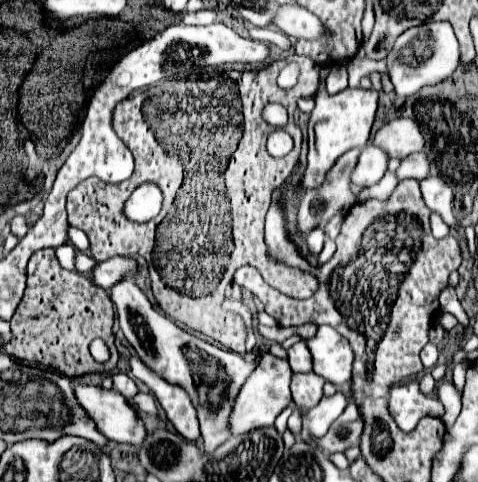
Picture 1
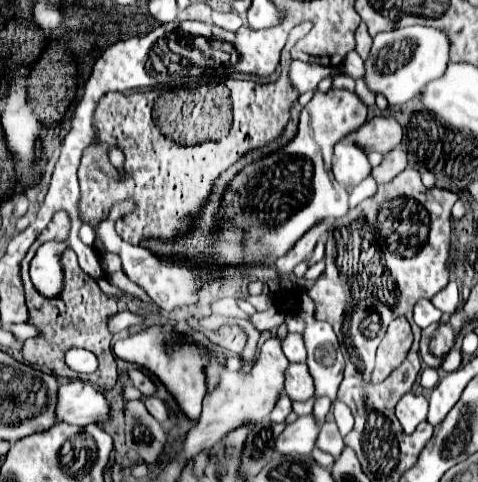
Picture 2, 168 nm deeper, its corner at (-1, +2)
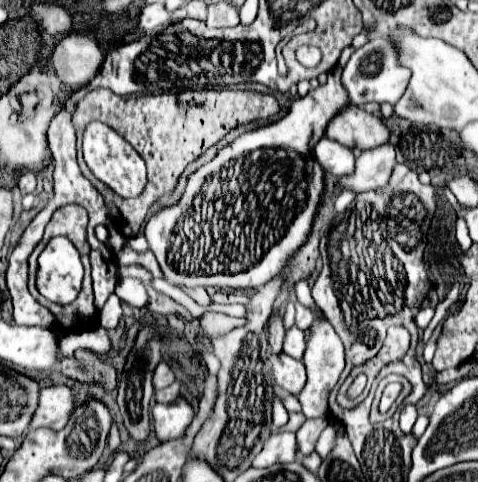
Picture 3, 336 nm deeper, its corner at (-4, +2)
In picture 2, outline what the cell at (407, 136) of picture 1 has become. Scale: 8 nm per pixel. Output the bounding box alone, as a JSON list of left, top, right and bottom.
[347,116,403,154]

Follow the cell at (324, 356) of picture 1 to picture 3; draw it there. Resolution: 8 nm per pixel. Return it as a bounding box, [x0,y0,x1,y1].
[298,320,344,418]

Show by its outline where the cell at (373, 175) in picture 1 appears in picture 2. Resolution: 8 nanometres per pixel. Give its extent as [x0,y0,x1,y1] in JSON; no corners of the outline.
[333,140,373,186]

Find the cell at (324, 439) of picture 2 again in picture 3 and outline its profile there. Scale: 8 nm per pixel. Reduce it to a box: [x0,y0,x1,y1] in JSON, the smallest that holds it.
[316,424,336,456]

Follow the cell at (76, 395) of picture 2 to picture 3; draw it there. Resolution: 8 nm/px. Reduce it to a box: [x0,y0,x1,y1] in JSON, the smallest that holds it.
[30,386,74,430]

